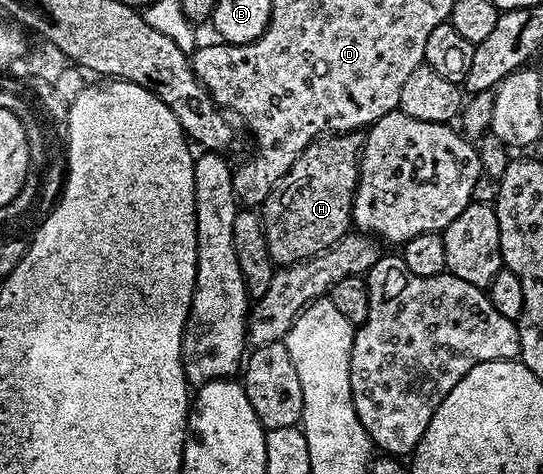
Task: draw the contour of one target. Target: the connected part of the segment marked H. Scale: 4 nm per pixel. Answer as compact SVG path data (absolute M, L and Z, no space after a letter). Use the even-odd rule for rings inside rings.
M331 133L309 144L293 161L289 173L277 181L269 197L261 204L261 218L272 264L290 267L327 251L342 235L352 230L351 206L359 180L359 156L363 153L364 136L359 133Z

